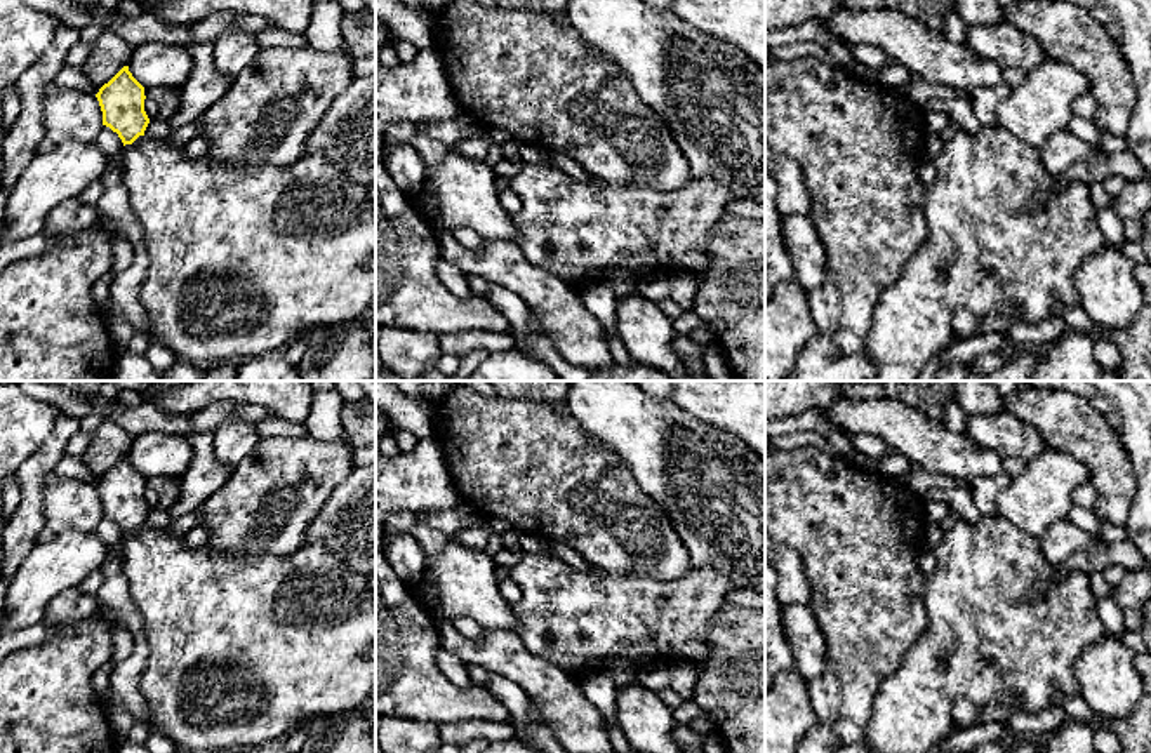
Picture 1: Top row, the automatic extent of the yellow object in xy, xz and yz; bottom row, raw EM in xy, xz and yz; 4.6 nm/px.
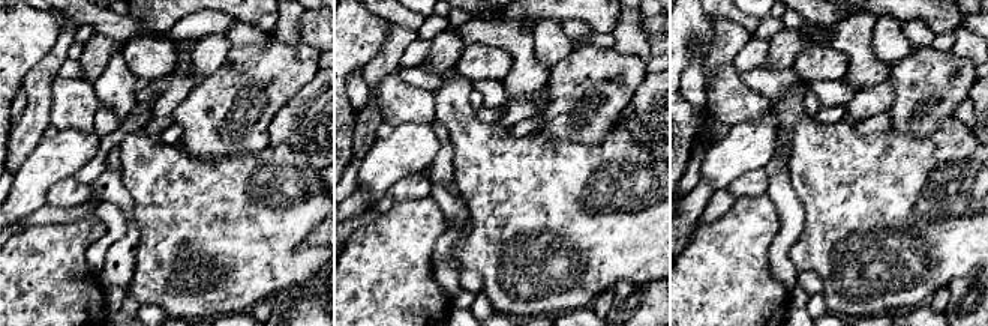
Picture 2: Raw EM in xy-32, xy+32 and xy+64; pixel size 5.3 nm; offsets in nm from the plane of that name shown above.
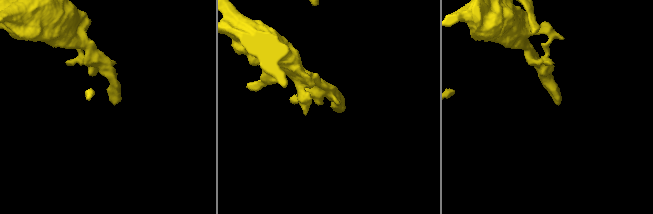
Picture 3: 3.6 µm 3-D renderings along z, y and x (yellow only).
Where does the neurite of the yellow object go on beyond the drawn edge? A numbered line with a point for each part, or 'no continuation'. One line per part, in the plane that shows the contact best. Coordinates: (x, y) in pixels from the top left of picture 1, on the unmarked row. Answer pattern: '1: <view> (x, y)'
1: xy (242, 649)

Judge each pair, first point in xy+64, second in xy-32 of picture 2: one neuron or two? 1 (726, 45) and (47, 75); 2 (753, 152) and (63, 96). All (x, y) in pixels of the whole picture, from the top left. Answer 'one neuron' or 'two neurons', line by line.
1: one neuron
2: two neurons

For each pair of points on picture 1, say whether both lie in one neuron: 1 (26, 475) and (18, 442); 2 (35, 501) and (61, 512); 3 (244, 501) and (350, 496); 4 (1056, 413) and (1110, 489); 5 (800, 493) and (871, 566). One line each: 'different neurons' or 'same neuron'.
1: different neurons
2: different neurons
3: different neurons
4: same neuron
5: same neuron

